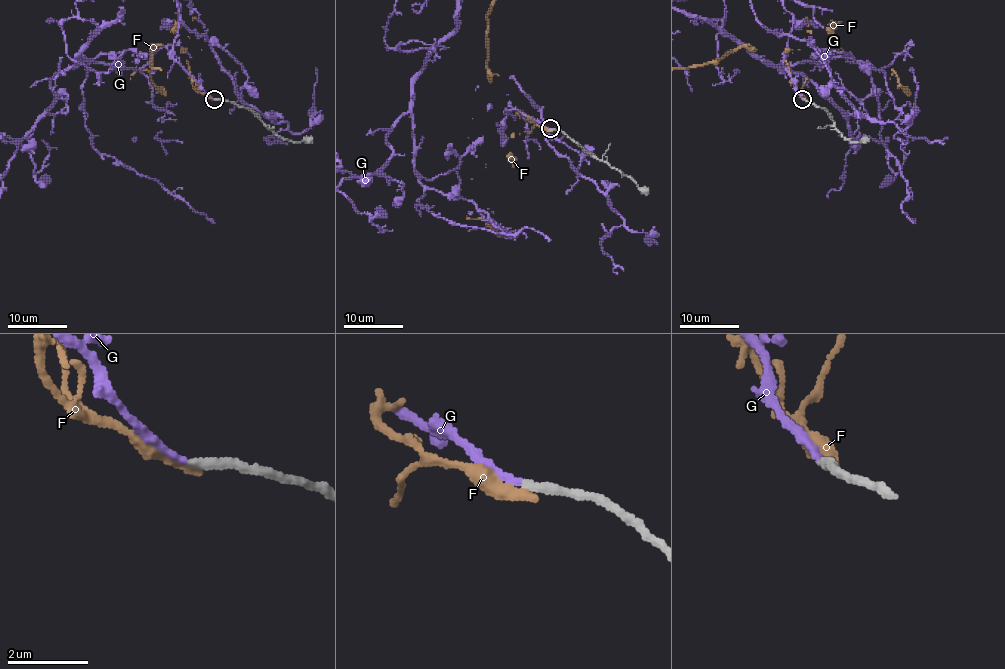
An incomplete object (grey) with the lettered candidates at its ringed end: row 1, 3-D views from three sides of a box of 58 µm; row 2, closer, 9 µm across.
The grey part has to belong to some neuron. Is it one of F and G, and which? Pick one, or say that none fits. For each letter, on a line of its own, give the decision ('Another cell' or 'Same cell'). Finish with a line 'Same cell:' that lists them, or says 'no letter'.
F: Another cell
G: Same cell
Same cell: G

